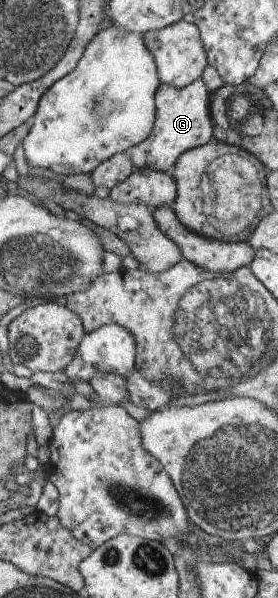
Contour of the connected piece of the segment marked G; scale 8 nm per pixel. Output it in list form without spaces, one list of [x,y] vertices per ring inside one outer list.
[[[203,77],[183,88],[175,88],[165,83],[158,88],[156,94],[158,109],[152,135],[145,142],[128,150],[136,170],[149,167],[171,173],[184,152],[203,146],[215,138],[211,94]]]

